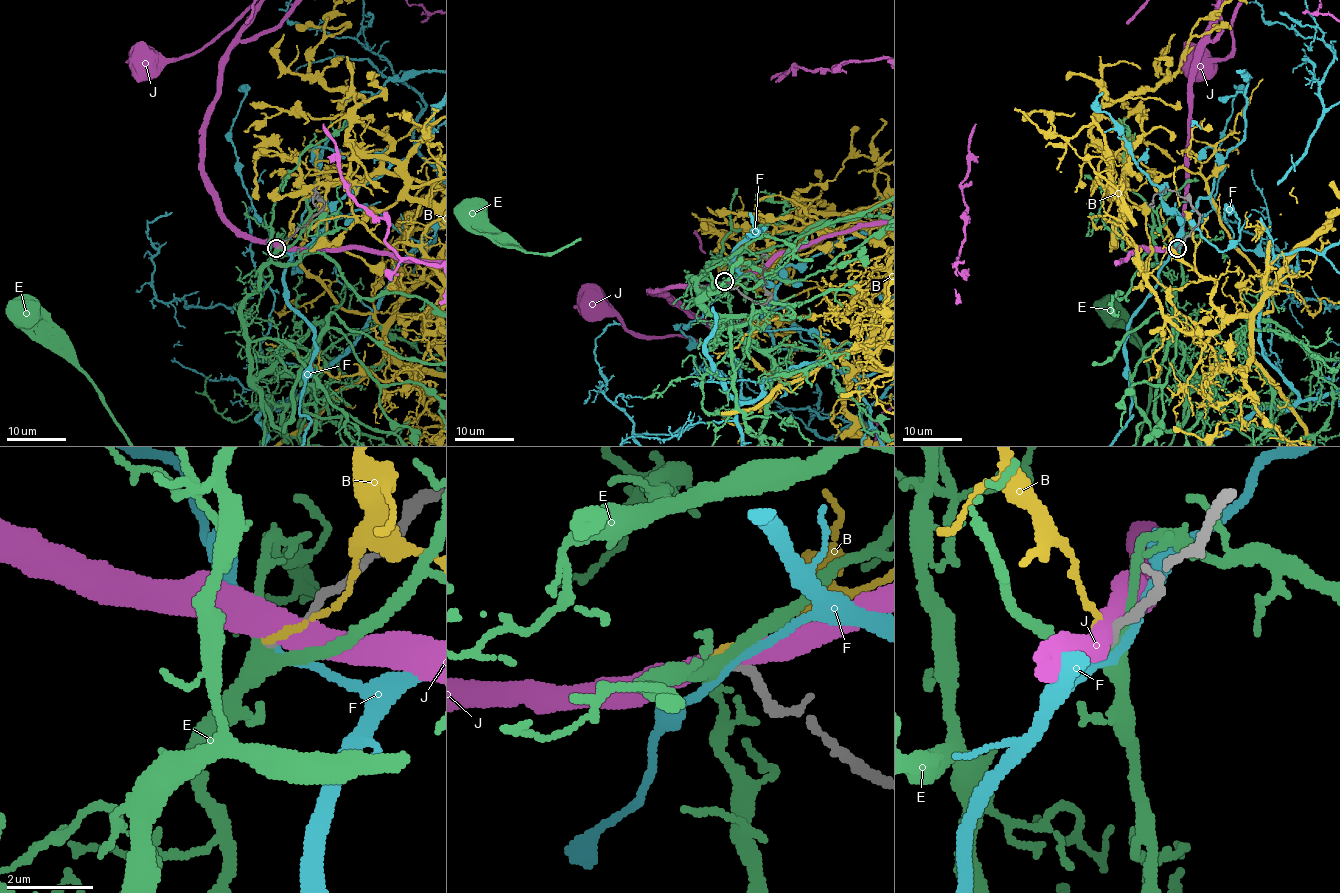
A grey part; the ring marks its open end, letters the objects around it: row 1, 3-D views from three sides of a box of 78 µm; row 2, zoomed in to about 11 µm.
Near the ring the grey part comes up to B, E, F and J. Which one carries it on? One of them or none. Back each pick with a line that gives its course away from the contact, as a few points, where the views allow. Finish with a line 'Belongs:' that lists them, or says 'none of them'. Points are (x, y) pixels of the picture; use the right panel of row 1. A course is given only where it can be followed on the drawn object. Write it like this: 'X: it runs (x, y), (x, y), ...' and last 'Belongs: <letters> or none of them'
Belongs: none of them

